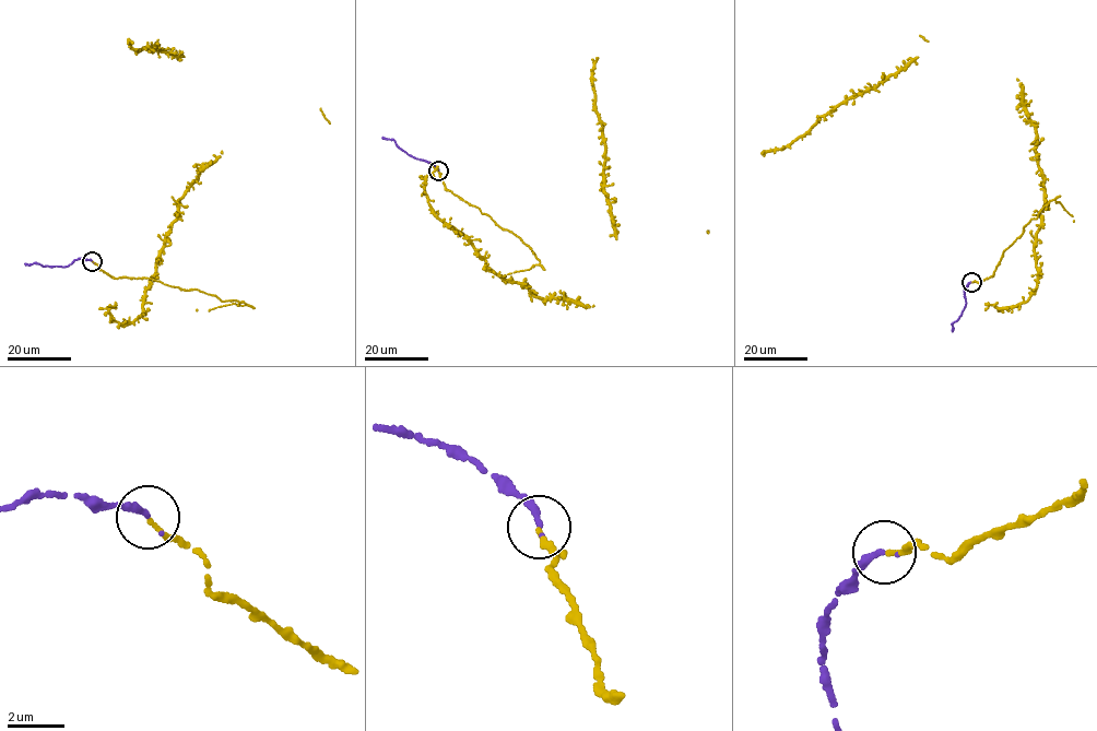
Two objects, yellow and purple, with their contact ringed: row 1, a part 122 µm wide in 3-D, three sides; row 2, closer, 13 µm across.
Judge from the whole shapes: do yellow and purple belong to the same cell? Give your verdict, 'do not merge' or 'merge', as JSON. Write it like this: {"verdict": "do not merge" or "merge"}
{"verdict": "merge"}

